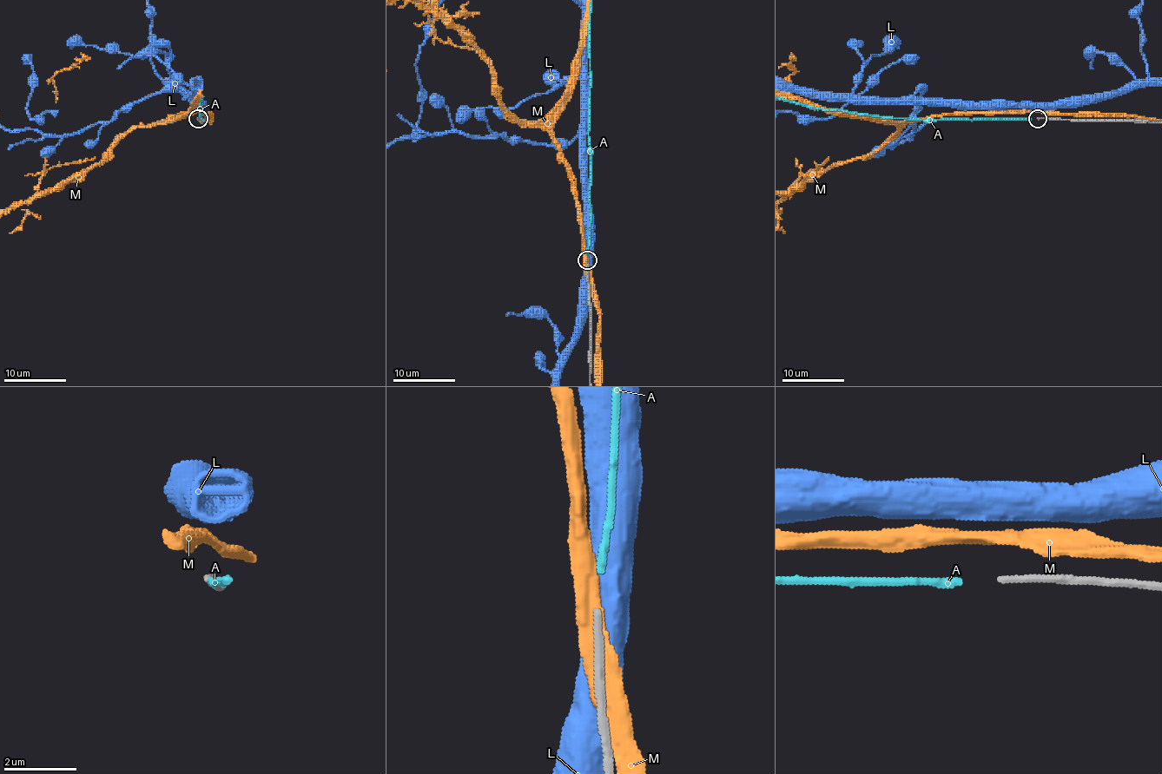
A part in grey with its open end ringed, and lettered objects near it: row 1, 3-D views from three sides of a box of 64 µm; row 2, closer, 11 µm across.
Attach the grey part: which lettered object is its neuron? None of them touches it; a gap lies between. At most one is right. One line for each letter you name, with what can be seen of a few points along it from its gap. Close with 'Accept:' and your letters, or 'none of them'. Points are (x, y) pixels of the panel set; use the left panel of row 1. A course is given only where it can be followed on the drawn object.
Accept: A

